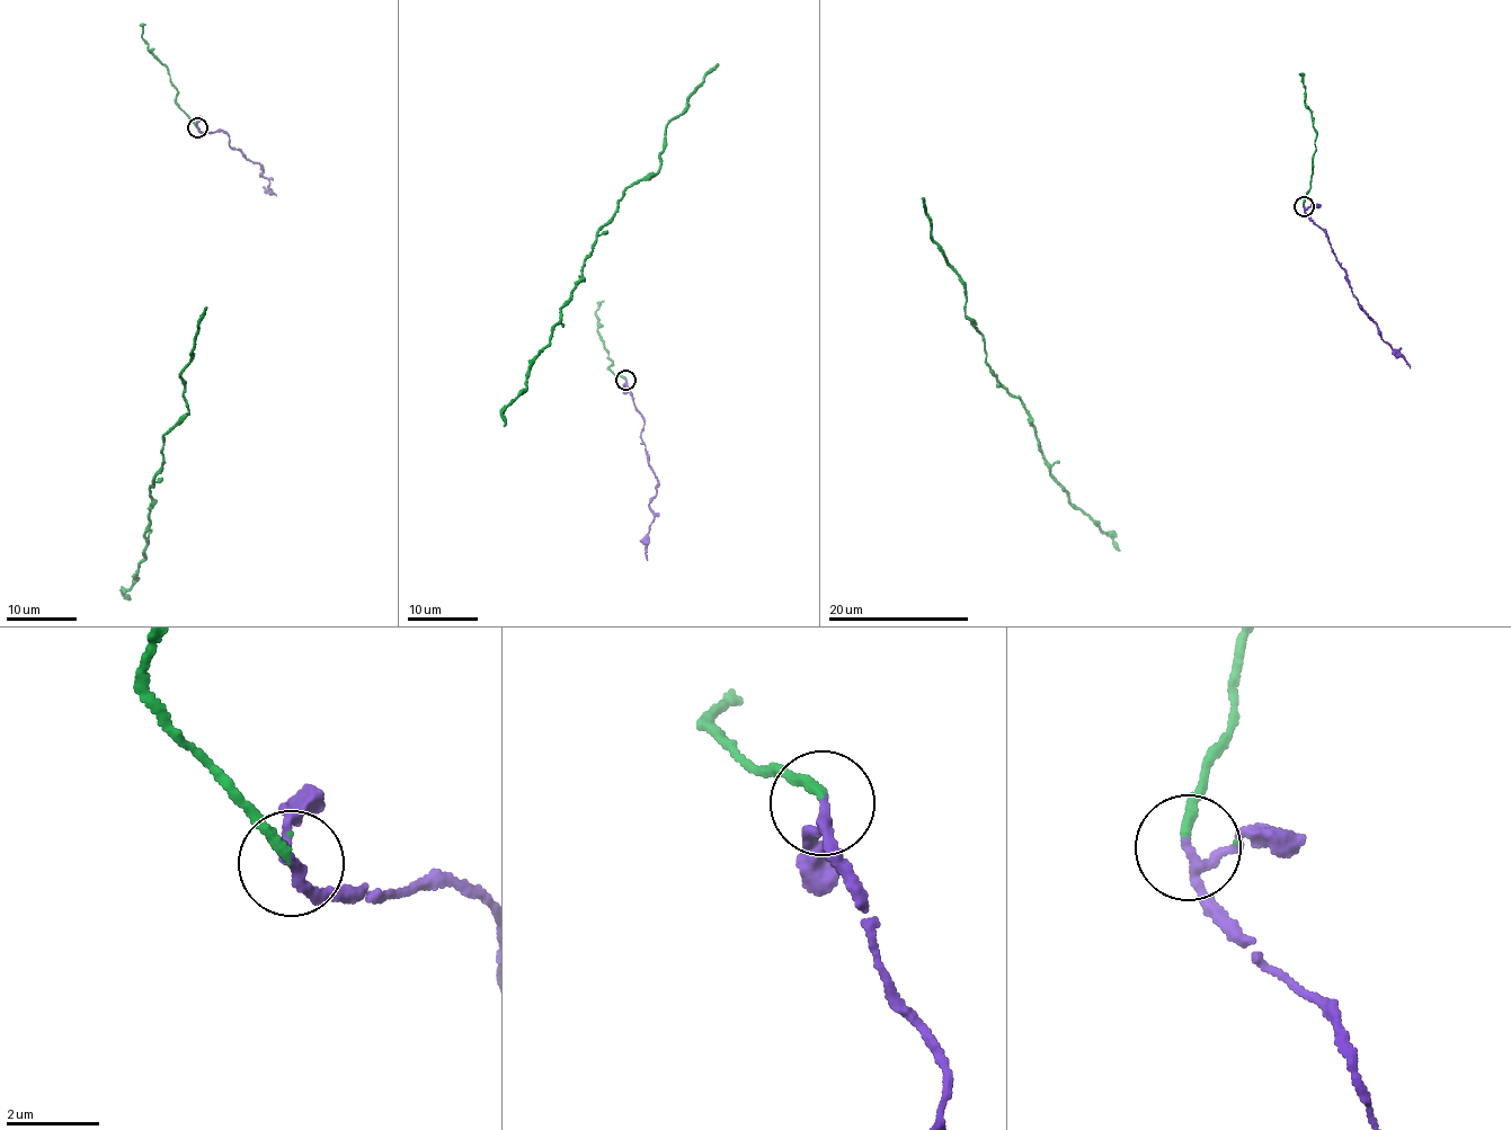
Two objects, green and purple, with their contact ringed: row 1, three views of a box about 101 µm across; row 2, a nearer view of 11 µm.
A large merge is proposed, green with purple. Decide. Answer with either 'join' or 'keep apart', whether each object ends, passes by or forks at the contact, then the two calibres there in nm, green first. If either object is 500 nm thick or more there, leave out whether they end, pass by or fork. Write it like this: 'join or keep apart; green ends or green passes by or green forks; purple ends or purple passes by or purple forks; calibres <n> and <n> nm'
join; green ends; purple passes by; calibres 200 and 180 nm

